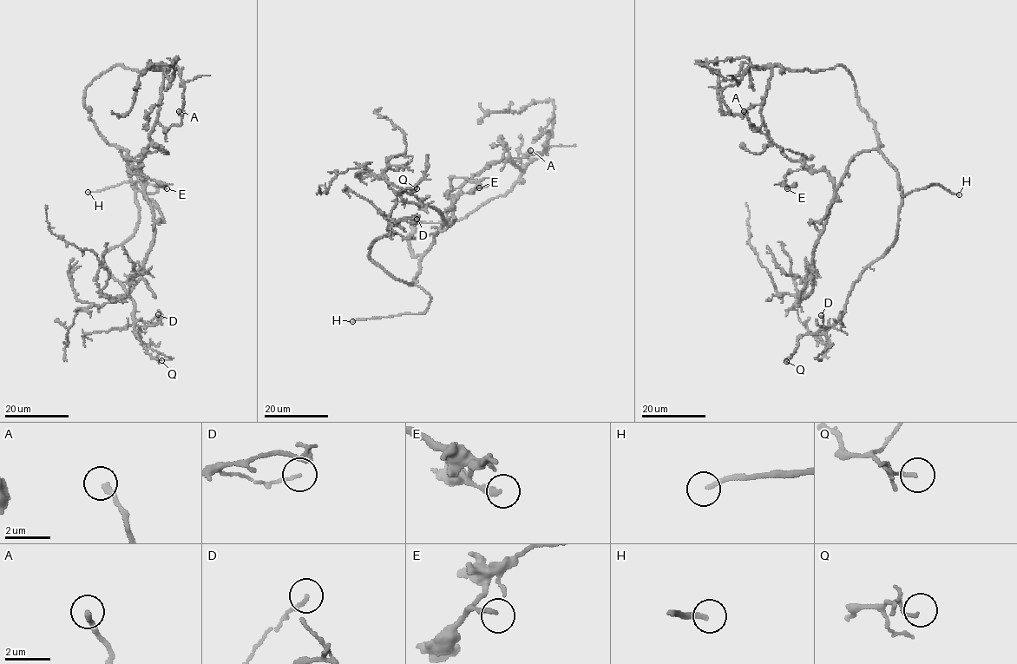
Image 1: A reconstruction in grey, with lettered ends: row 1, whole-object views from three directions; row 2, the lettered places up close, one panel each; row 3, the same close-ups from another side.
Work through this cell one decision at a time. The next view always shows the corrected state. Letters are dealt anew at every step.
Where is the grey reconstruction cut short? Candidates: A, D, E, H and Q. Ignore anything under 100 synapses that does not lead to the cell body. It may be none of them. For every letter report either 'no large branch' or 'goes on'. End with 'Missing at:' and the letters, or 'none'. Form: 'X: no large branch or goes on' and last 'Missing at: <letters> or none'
A: no large branch
D: no large branch
E: no large branch
H: goes on
Q: no large branch
Missing at: H

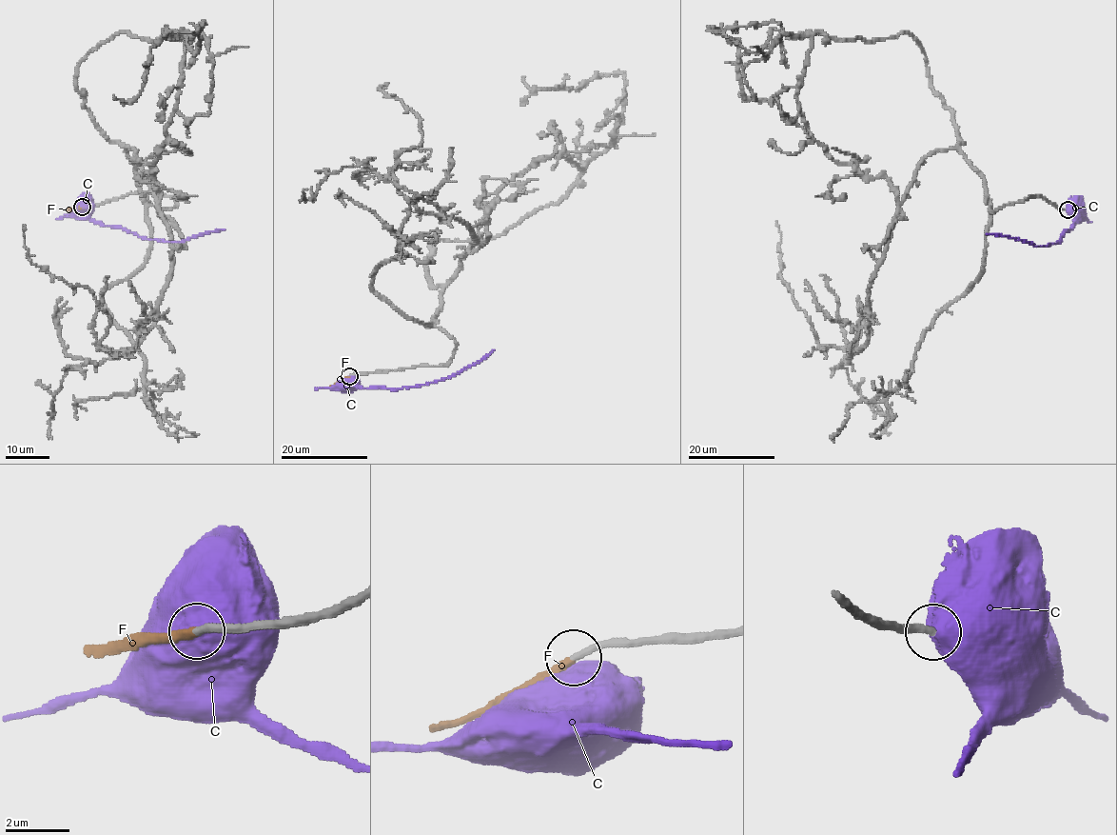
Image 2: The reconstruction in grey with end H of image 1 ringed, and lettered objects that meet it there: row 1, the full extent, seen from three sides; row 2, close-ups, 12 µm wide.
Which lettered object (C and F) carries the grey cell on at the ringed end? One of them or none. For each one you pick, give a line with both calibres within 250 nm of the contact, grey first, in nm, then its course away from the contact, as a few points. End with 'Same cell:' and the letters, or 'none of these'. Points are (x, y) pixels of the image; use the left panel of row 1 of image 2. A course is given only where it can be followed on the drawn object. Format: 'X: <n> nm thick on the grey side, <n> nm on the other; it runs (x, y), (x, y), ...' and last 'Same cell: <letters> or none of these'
F: 200 nm thick on the grey side, 240 nm on the other; it runs (82, 207), (67, 210)
Same cell: F

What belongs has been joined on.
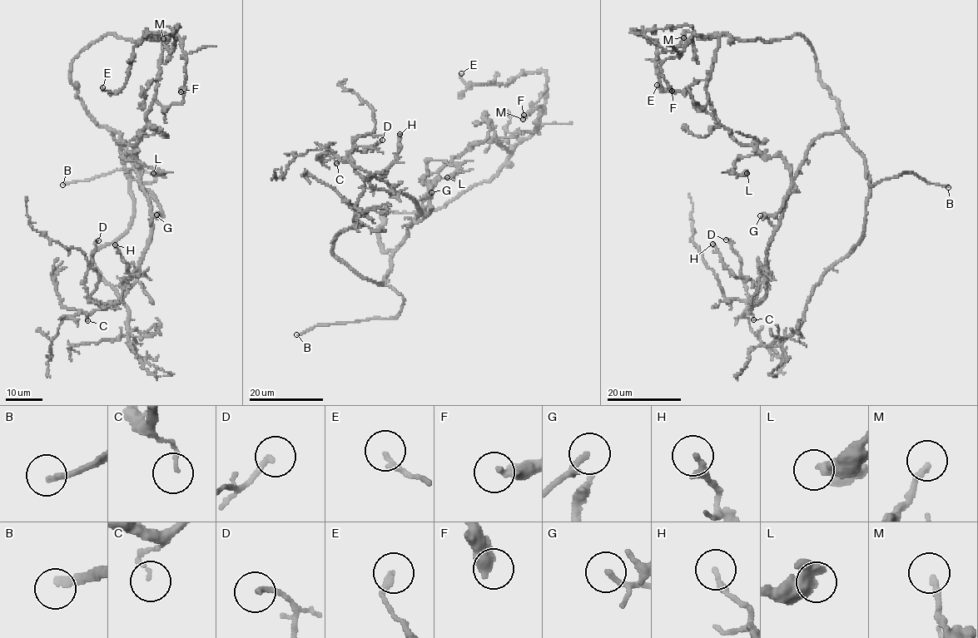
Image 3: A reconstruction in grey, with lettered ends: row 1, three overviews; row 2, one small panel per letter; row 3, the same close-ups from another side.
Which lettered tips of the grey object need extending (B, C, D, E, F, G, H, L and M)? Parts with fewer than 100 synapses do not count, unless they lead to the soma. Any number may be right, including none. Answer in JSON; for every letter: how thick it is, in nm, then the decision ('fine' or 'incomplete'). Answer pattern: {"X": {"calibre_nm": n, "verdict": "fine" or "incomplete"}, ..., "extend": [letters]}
{"B": {"calibre_nm": 240, "verdict": "incomplete"}, "C": {"calibre_nm": 100, "verdict": "fine"}, "D": {"calibre_nm": 190, "verdict": "fine"}, "E": {"calibre_nm": 200, "verdict": "fine"}, "F": {"calibre_nm": 400, "verdict": "fine"}, "G": {"calibre_nm": 140, "verdict": "fine"}, "H": {"calibre_nm": 220, "verdict": "fine"}, "L": {"calibre_nm": 440, "verdict": "fine"}, "M": {"calibre_nm": 200, "verdict": "fine"}, "extend": ["B"]}

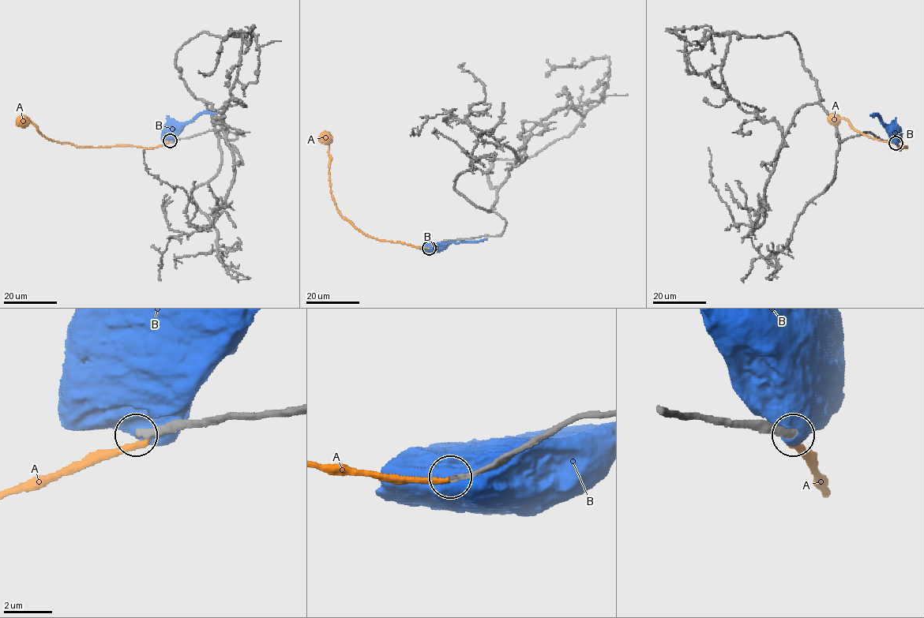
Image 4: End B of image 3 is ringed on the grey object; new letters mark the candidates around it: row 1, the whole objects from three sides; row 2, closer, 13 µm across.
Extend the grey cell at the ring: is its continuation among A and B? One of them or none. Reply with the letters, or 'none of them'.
none of them

